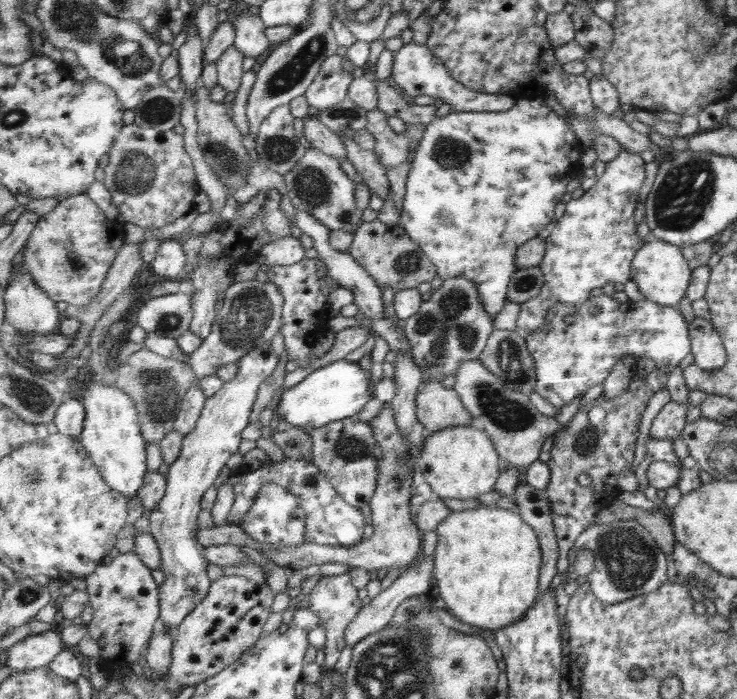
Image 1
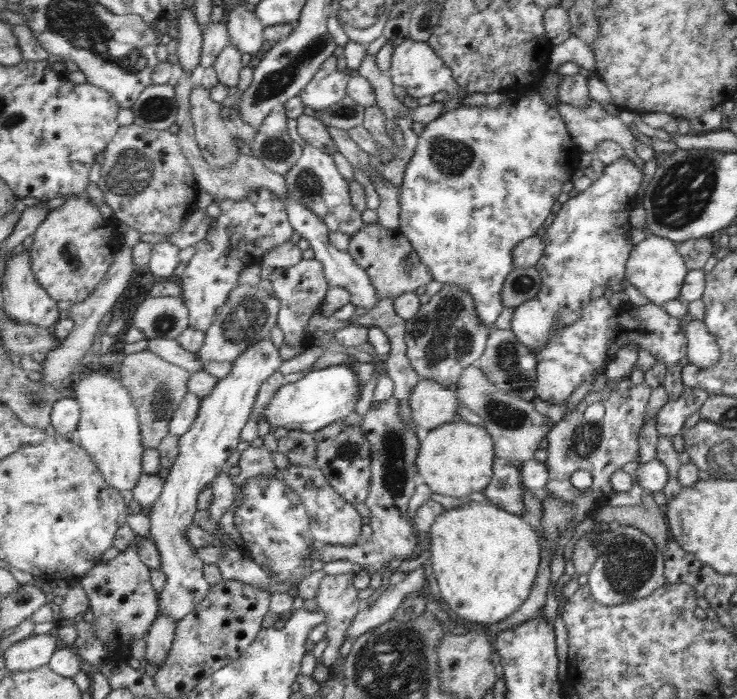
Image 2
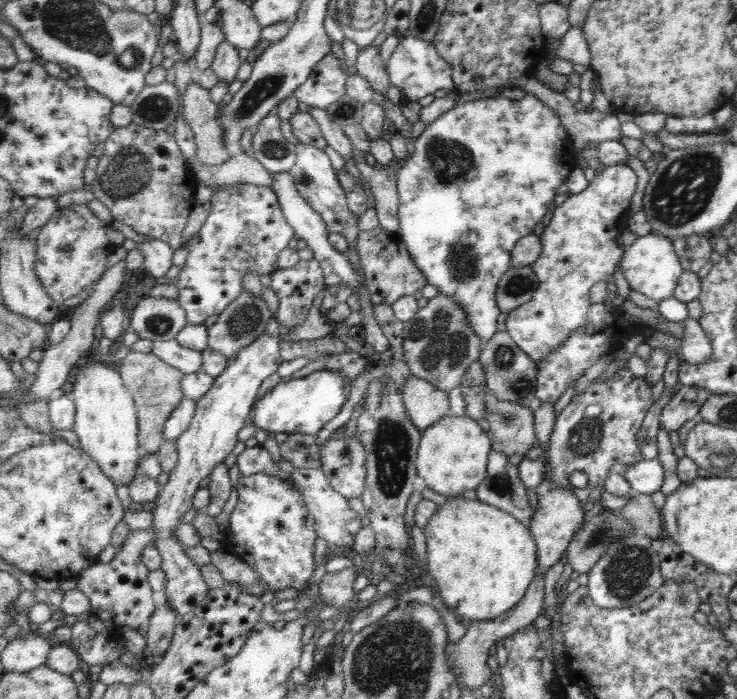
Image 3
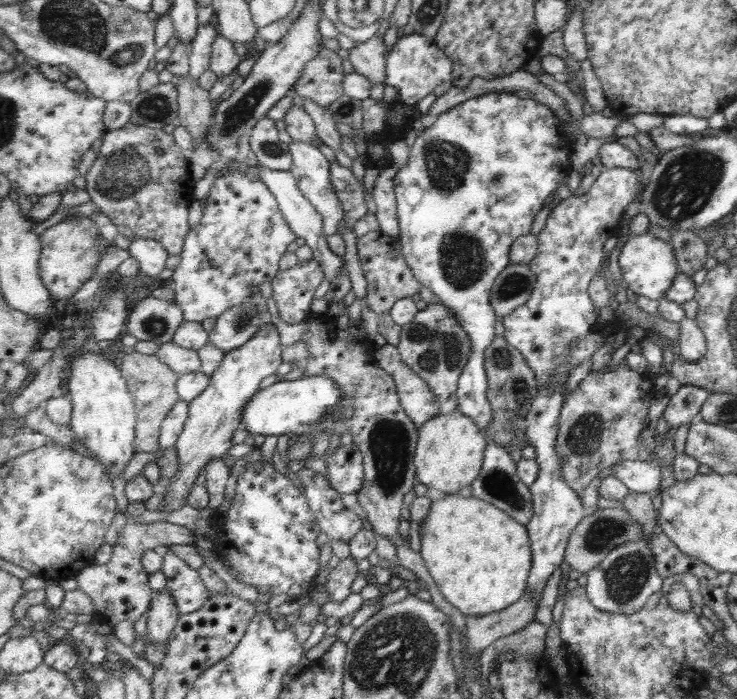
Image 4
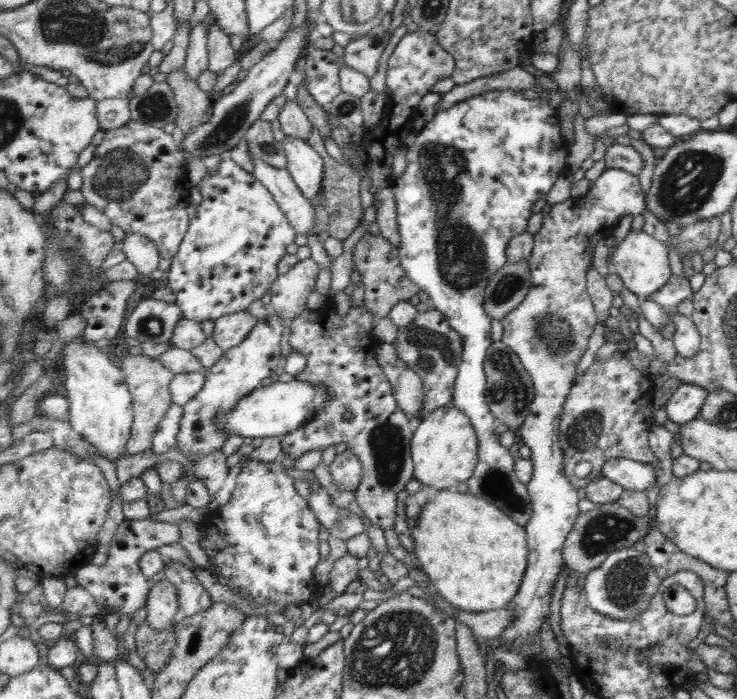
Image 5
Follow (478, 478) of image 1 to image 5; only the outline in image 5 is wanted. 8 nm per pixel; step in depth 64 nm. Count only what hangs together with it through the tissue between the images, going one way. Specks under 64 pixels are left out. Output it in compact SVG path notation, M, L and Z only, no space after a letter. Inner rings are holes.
M445 406L427 414L419 424L413 440L415 480L419 484L441 490L457 492L461 482L469 482L479 466L479 432L471 418L457 406Z

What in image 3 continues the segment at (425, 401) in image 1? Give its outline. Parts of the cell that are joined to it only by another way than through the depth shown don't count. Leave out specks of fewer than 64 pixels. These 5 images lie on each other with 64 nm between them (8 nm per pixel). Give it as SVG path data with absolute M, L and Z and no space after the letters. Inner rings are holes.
M411 376L403 388L403 400L407 404L409 418L421 432L425 432L431 424L451 416L449 392L441 392L417 376Z

